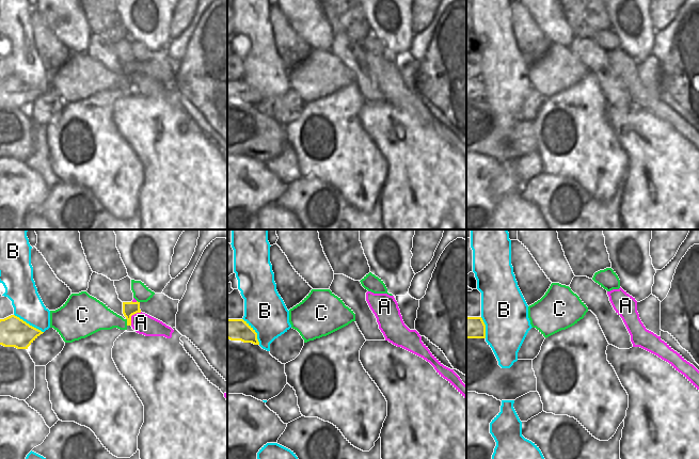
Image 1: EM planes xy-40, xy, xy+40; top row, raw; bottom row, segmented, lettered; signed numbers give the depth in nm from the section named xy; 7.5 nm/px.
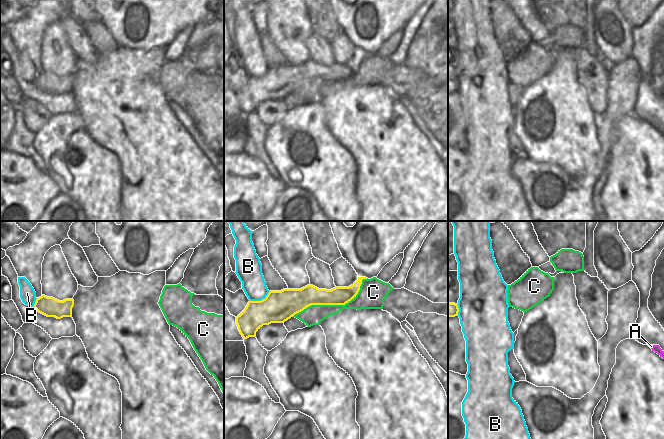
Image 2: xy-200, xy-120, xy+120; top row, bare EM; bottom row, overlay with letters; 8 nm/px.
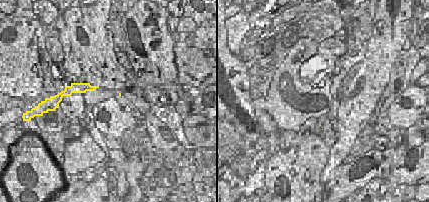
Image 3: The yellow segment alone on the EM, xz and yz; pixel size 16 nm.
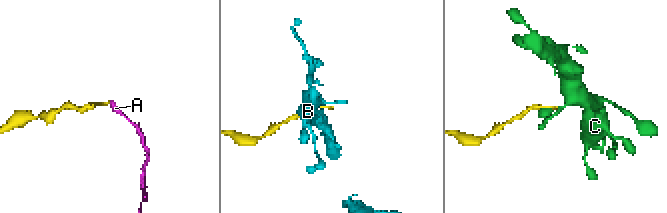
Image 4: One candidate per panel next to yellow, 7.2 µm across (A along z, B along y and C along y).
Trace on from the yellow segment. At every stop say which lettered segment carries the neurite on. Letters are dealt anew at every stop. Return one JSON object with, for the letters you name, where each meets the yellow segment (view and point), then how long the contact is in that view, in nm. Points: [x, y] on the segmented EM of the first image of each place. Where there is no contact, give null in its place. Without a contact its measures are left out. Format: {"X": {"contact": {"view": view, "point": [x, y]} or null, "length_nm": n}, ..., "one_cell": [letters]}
{"one_cell": []}

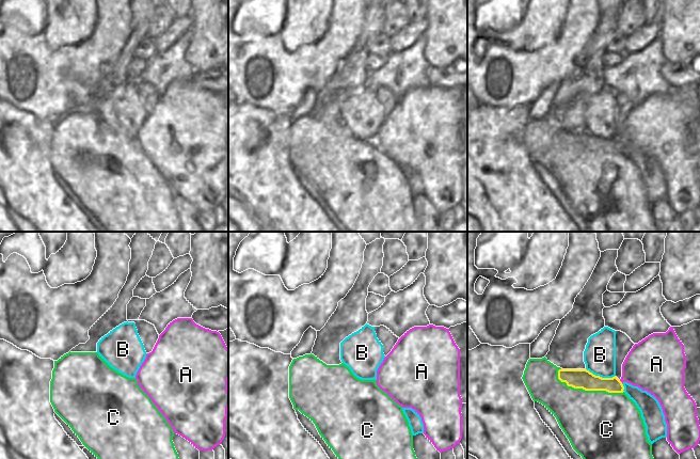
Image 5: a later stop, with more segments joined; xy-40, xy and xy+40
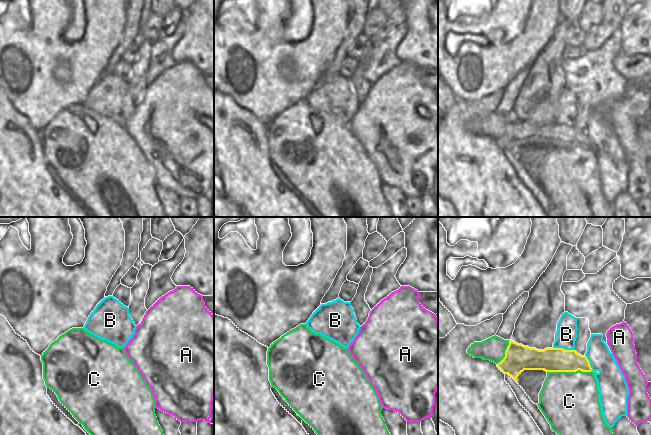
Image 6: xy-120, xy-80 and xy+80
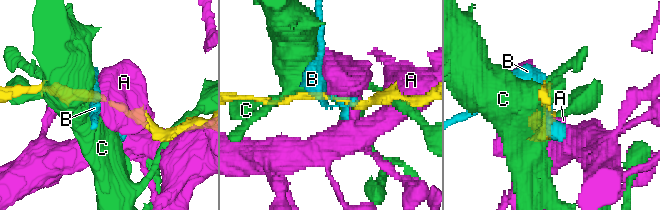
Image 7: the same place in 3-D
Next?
{"one_cell": []}

